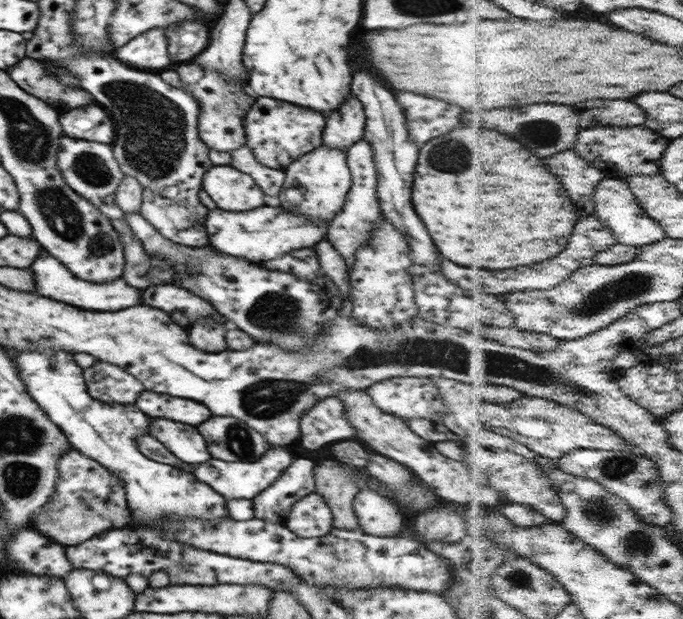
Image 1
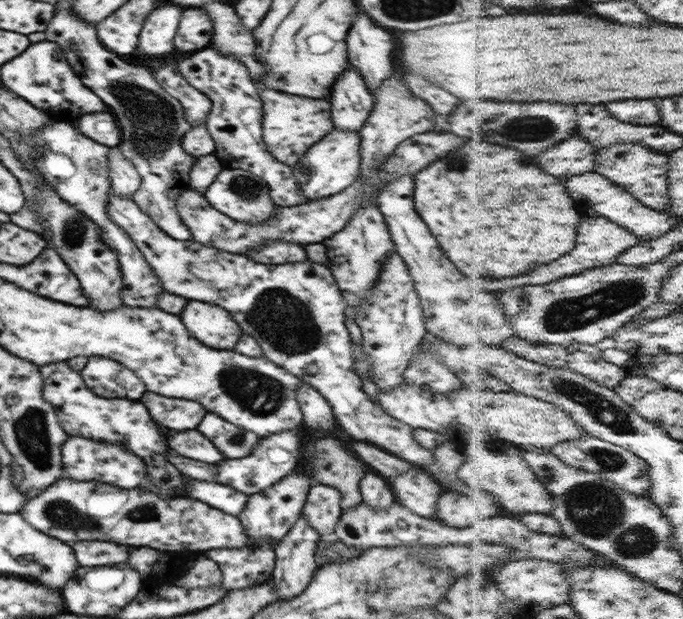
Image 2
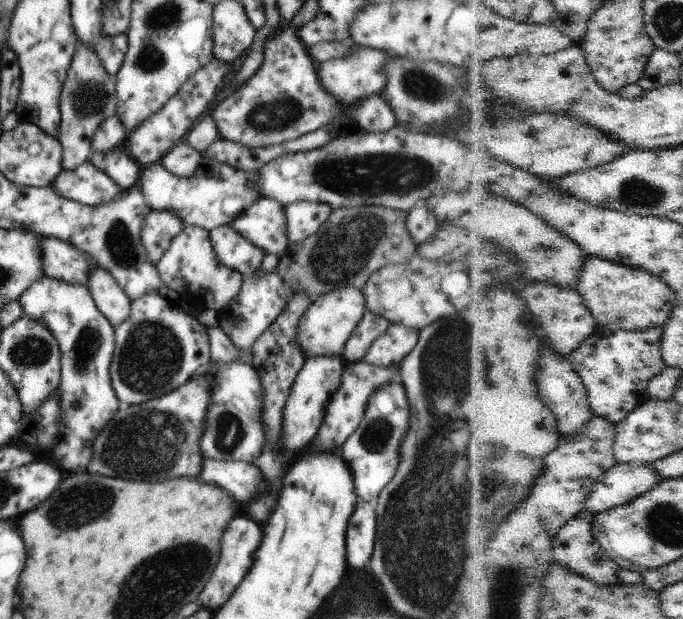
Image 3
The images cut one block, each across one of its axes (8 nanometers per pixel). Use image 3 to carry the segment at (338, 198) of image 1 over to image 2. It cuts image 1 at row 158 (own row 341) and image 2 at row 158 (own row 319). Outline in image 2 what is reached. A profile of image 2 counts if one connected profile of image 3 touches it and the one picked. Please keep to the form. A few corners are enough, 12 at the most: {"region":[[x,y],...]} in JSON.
{"region":[[334,129],[292,167],[309,201],[360,172],[360,133]]}

